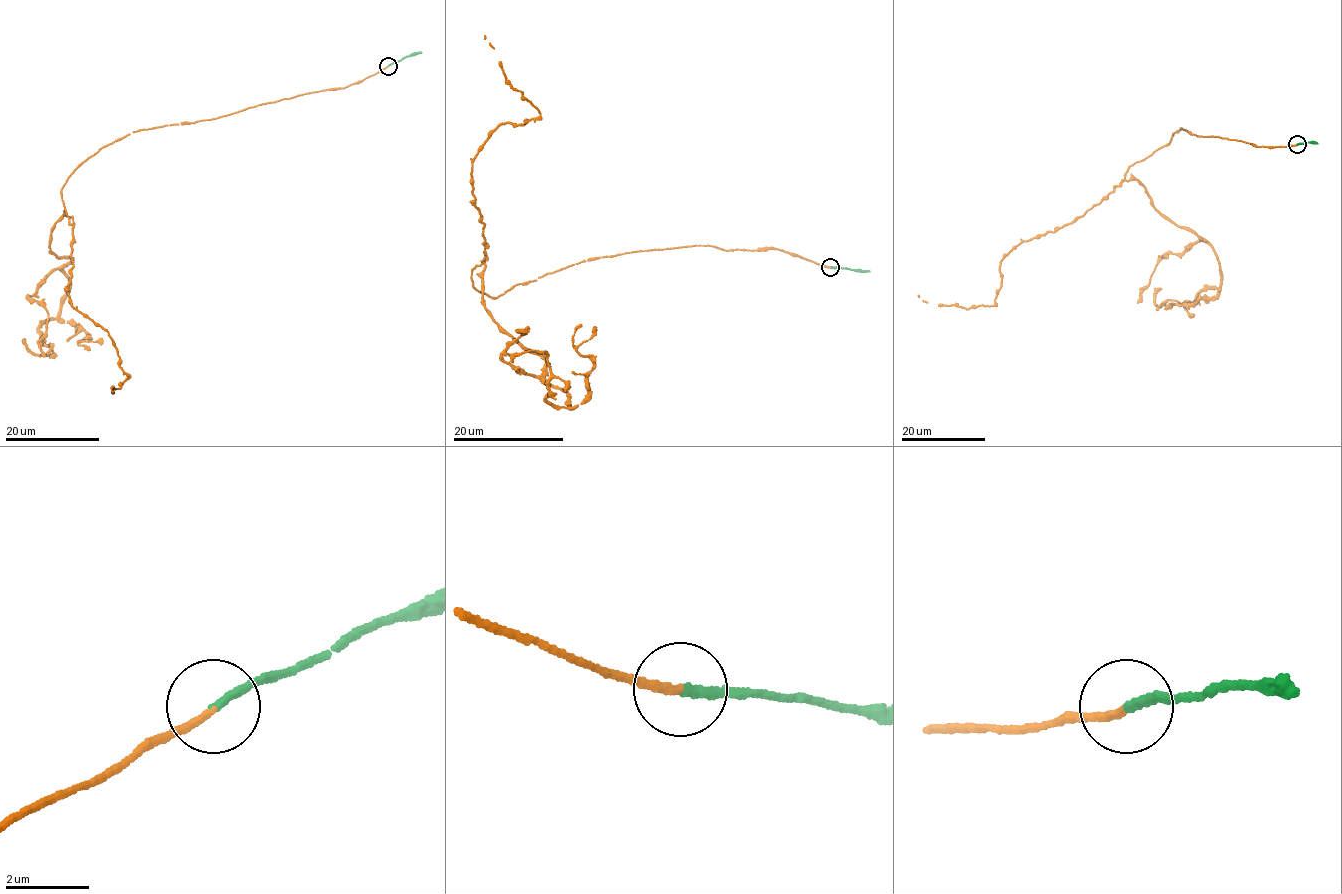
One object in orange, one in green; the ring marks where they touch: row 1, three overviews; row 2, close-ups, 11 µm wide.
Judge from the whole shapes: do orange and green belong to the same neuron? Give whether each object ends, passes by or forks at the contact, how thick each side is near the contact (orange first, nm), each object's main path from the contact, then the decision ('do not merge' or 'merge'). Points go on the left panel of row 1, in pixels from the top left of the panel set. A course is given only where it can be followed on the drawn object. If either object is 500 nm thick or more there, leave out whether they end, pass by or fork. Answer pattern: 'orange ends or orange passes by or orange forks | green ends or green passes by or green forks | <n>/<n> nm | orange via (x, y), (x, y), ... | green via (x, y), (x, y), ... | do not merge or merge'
orange ends | green ends | 170/200 nm | orange via (388, 66), (101, 147), (60, 192), (52, 344), (24, 338) | green via (388, 66), (421, 52) | merge

